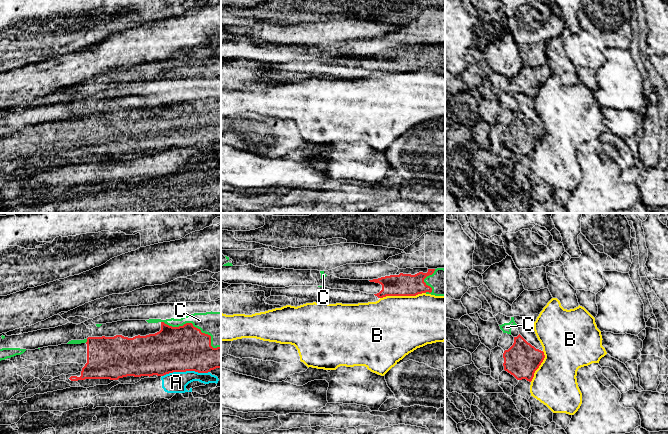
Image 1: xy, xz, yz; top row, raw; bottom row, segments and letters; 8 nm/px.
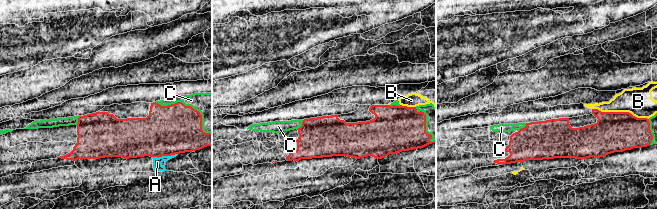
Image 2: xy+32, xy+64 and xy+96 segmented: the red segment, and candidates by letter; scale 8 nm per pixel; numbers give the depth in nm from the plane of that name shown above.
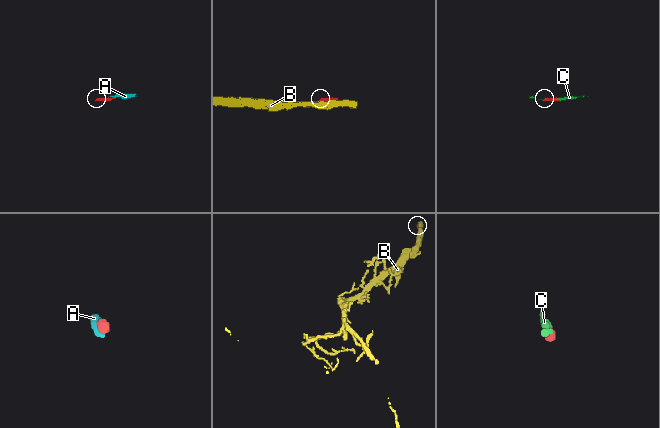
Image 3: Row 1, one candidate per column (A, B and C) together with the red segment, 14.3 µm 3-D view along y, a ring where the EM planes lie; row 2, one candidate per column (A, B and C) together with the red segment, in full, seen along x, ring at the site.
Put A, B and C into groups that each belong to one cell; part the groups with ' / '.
A / B / C

